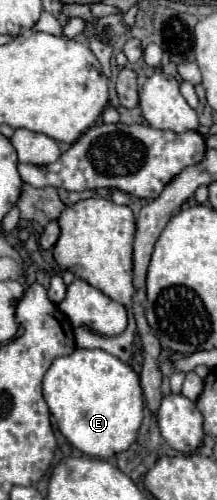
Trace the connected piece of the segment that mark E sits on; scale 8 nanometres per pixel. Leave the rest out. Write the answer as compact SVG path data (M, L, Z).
M76 348L72 354L56 358L48 368L48 372L44 374L44 400L50 408L50 414L56 418L62 436L82 454L92 458L112 458L114 454L128 450L134 444L138 428L142 424L144 402L142 402L140 378L128 364L108 354L106 350Z

